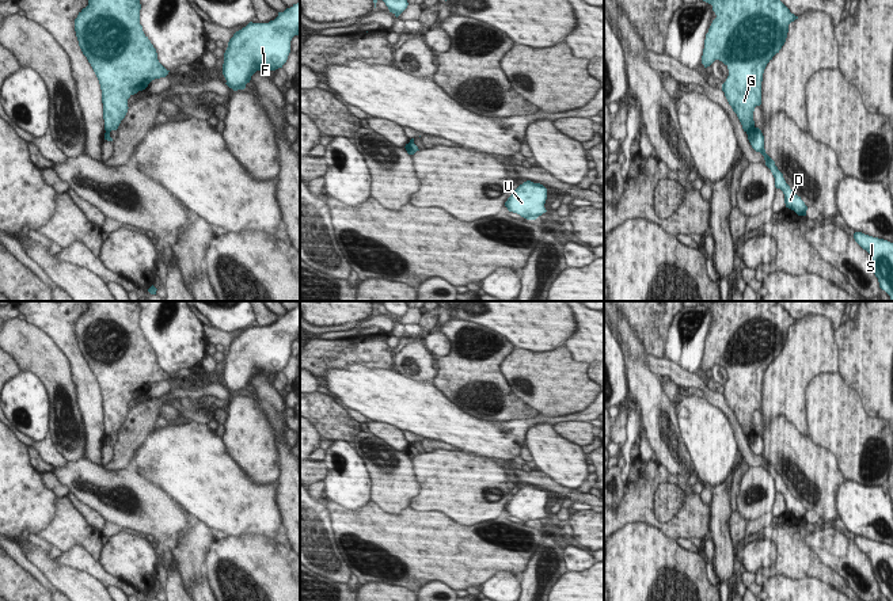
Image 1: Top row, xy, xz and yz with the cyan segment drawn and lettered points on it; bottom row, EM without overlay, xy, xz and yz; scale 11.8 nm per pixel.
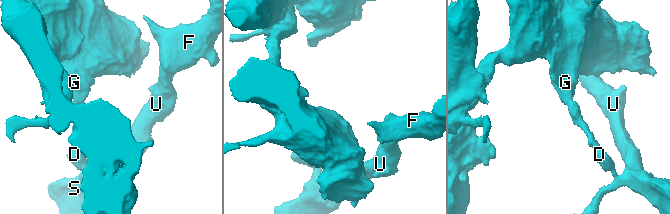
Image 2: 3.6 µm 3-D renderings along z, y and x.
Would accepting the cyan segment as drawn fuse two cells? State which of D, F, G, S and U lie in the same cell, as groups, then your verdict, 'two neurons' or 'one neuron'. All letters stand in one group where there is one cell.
groups D F S U / G; two neurons

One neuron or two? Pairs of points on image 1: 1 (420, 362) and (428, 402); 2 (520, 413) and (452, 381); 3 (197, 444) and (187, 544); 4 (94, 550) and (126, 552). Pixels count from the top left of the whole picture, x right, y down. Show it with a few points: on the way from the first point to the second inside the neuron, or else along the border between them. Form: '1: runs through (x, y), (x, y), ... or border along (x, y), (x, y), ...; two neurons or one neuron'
1: border along (394, 369), (414, 380), (428, 380), (430, 383); two neurons
2: runs through (502, 395), (500, 388), (491, 381), (470, 381); one neuron
3: border along (185, 510), (196, 516), (212, 531); two neurons
4: border along (103, 546), (98, 560); two neurons

